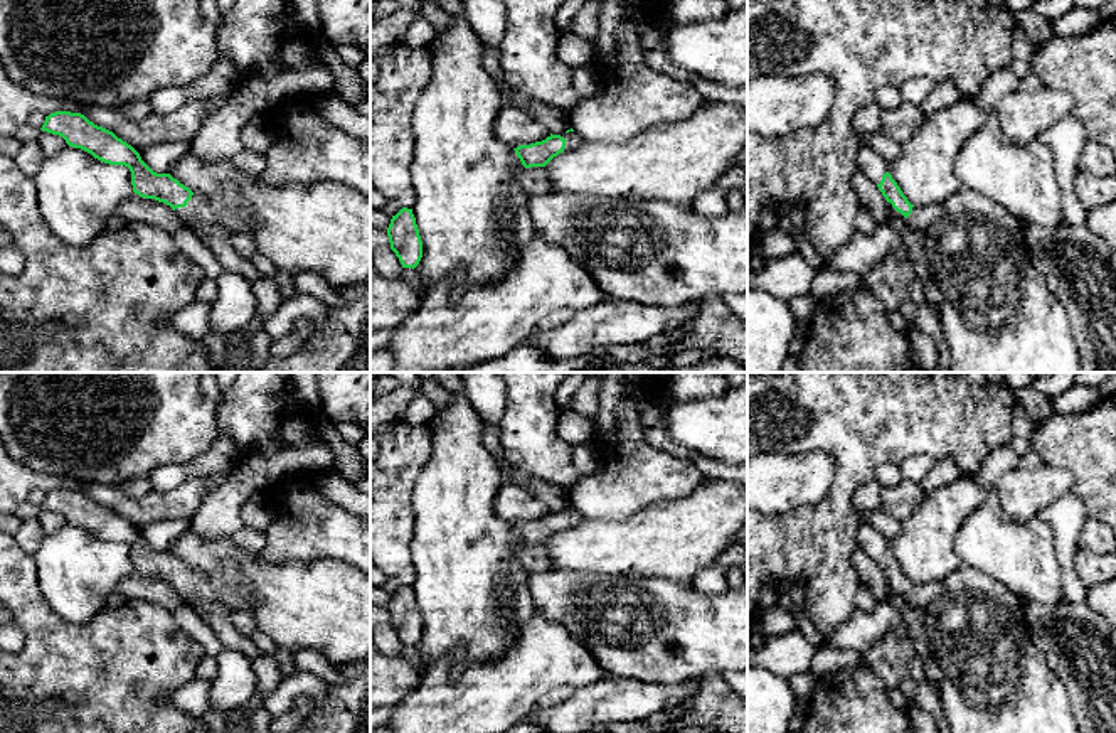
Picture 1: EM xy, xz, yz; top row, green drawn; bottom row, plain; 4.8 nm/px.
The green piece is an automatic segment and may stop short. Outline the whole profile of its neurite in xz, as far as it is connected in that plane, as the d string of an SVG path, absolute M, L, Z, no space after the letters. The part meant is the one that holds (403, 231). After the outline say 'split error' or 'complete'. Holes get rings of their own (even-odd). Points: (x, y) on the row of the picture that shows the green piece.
M402 207L392 216L387 227L391 249L399 258L402 268L416 268L422 258L422 241L412 209Z; complete

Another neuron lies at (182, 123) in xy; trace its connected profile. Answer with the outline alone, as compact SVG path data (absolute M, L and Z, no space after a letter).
M205 99L187 101L172 113L128 120L118 108L88 104L81 115L98 126L113 131L136 152L151 143L192 142L205 121Z

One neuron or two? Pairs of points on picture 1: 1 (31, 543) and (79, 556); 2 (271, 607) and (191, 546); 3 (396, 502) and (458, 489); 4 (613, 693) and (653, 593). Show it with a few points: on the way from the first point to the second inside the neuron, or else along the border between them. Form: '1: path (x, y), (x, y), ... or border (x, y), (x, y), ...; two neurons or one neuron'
1: border (46, 536), (32, 556); two neurons
2: path (265, 582), (238, 555), (216, 551); one neuron
3: border (428, 462), (413, 489), (413, 540); two neurons
4: border (606, 673), (658, 684); two neurons

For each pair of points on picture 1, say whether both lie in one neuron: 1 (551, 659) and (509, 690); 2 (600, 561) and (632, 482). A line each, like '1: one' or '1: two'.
1: one
2: two

